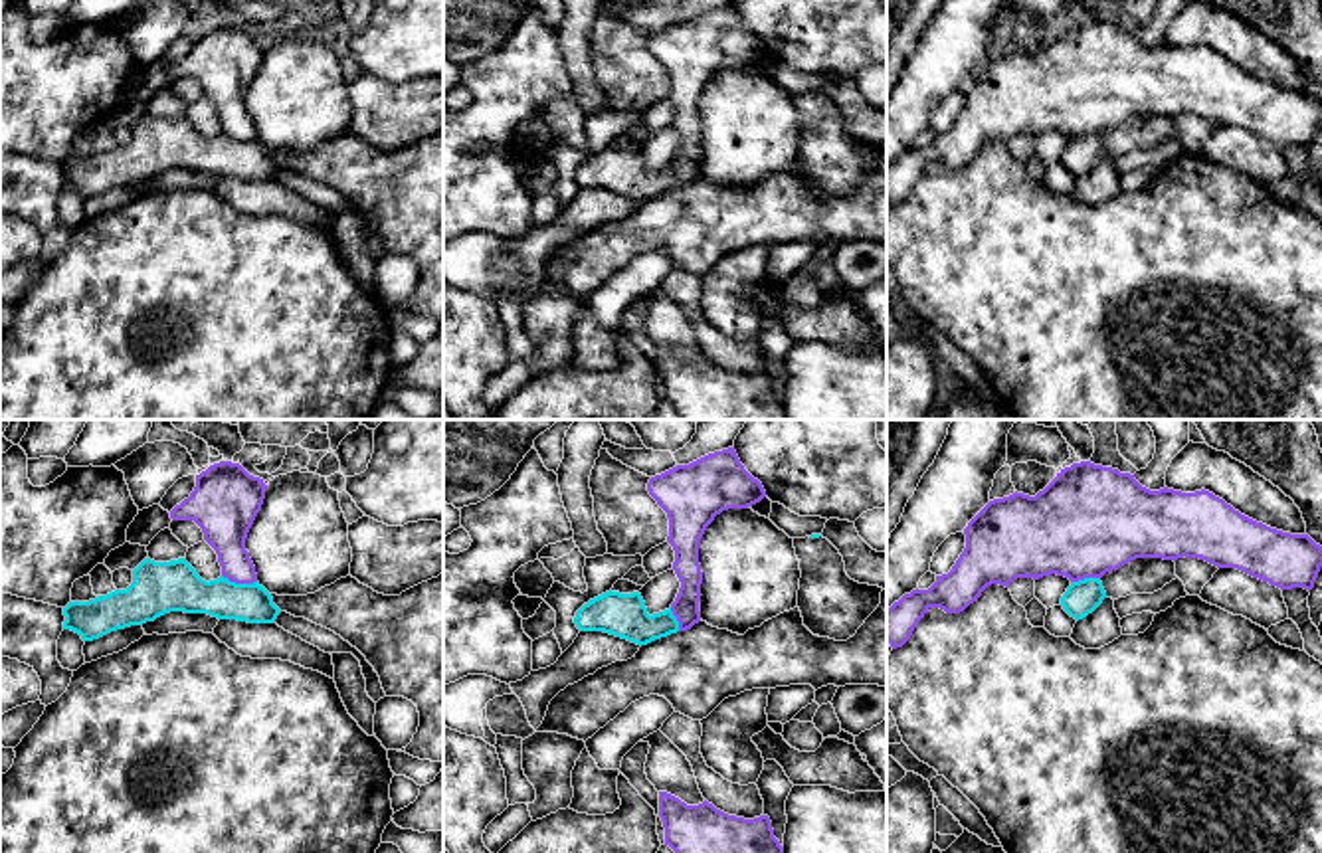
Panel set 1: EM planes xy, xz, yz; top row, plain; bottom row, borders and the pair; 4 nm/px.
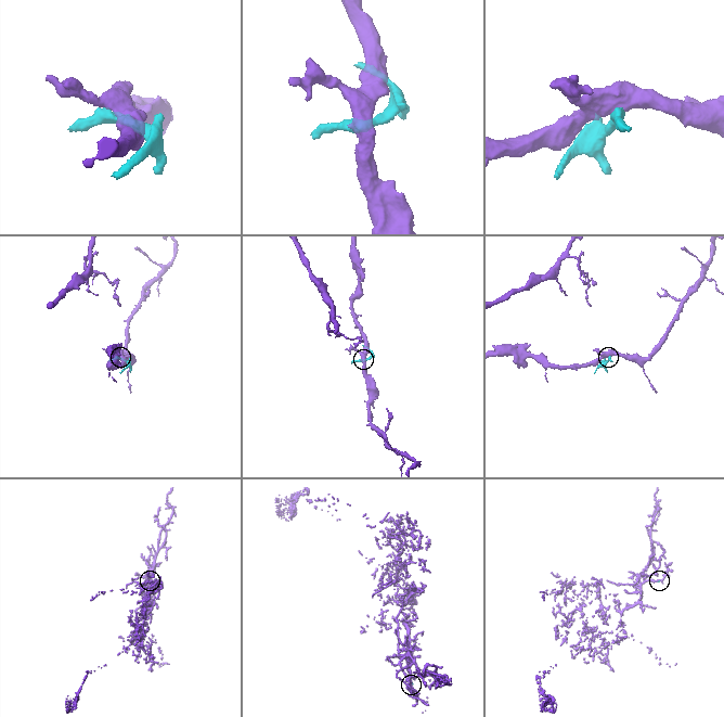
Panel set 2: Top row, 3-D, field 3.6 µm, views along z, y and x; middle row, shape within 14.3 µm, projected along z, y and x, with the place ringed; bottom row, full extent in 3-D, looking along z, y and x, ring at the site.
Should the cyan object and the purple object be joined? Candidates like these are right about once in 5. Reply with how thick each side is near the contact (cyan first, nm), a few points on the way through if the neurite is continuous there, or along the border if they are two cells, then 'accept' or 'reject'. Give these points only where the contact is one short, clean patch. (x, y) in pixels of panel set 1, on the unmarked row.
calibres 190 and 190 nm; border xy (222, 131), (236, 139), (256, 139); reject

